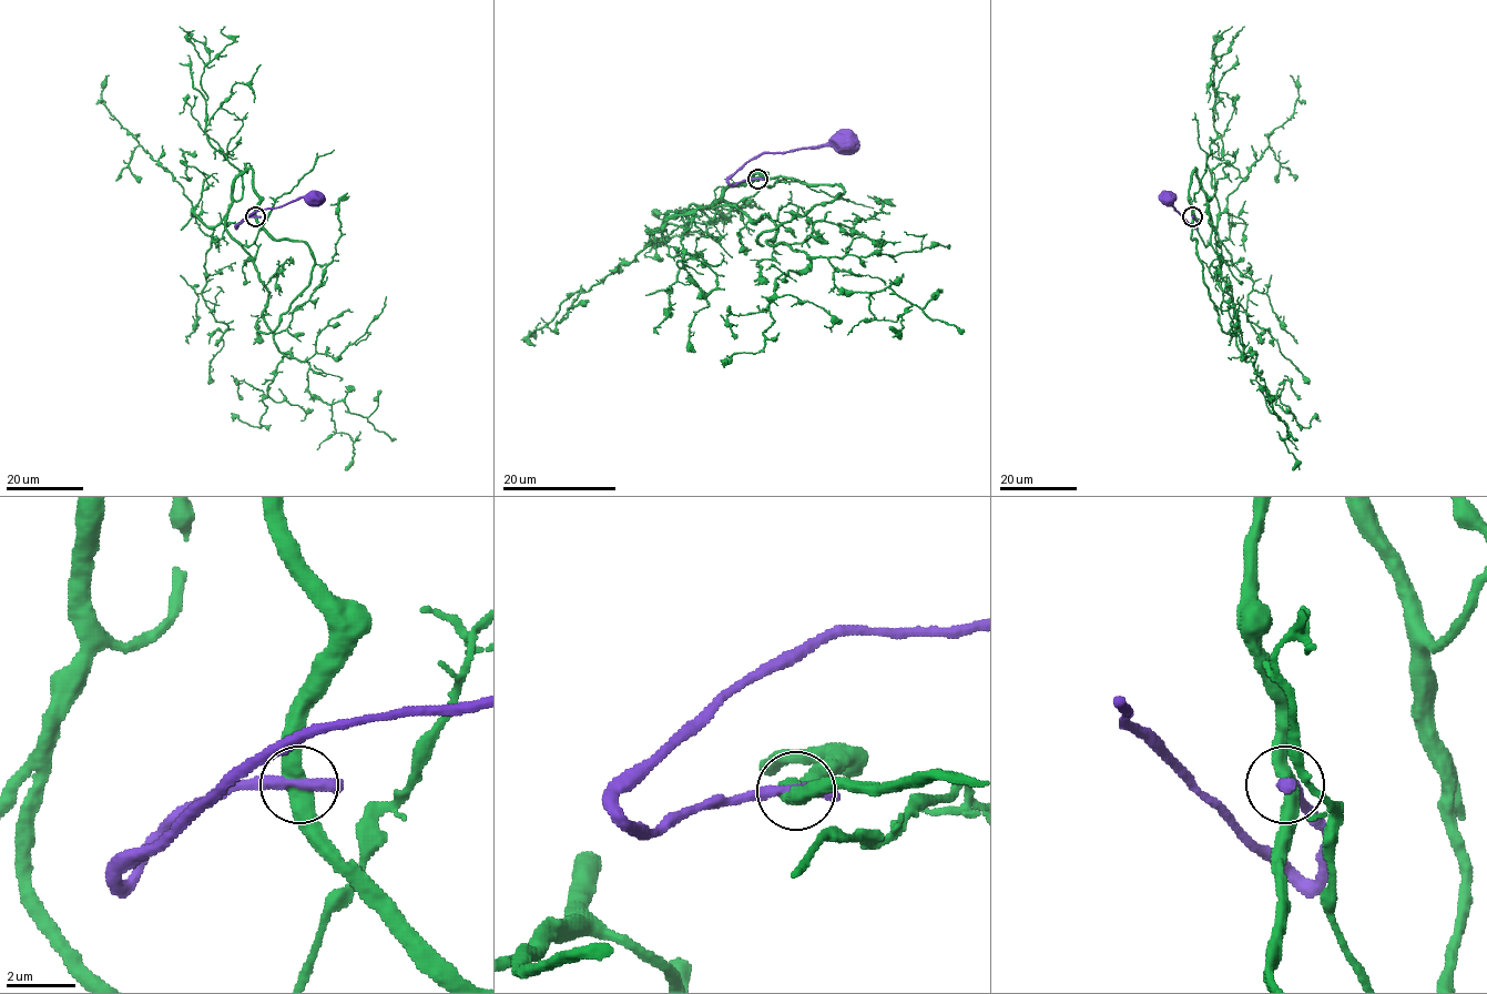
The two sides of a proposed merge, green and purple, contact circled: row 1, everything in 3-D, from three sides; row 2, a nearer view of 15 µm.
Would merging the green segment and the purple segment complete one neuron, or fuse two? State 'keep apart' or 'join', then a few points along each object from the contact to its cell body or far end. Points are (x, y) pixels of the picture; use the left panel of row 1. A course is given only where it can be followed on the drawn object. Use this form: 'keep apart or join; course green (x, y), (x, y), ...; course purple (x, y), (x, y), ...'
keep apart; course green (256, 216), (246, 168), (226, 231), (268, 292), (275, 345), (308, 363), (308, 391), (353, 440), (345, 469); course purple (256, 216), (245, 217), (235, 226), (261, 210), (275, 209), (301, 198), (313, 201), (316, 198)

